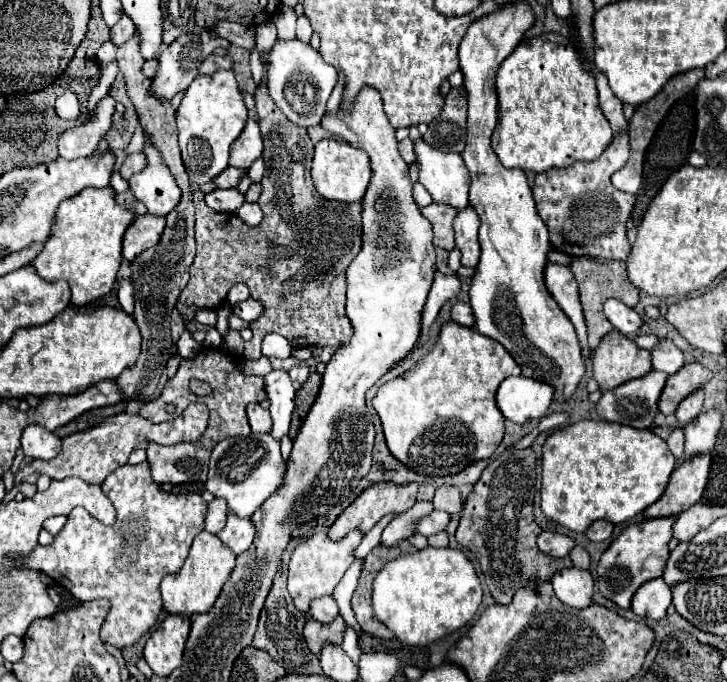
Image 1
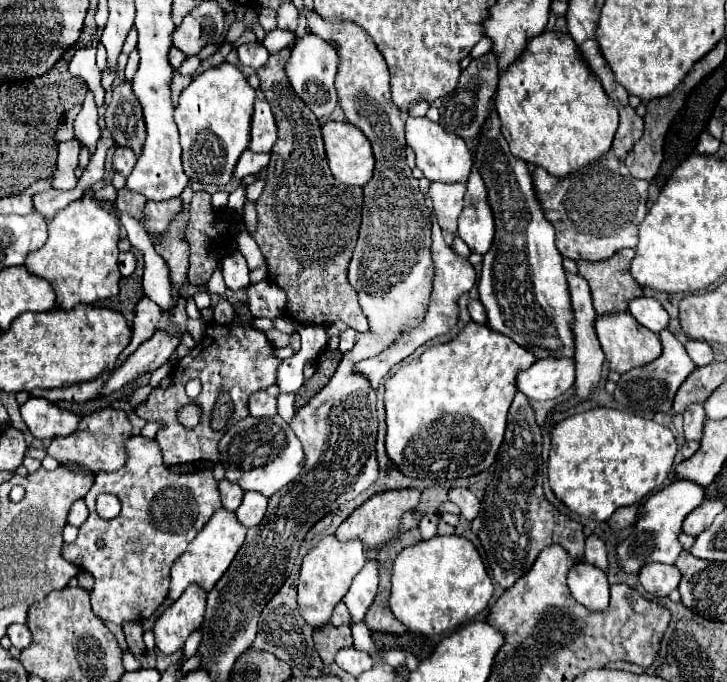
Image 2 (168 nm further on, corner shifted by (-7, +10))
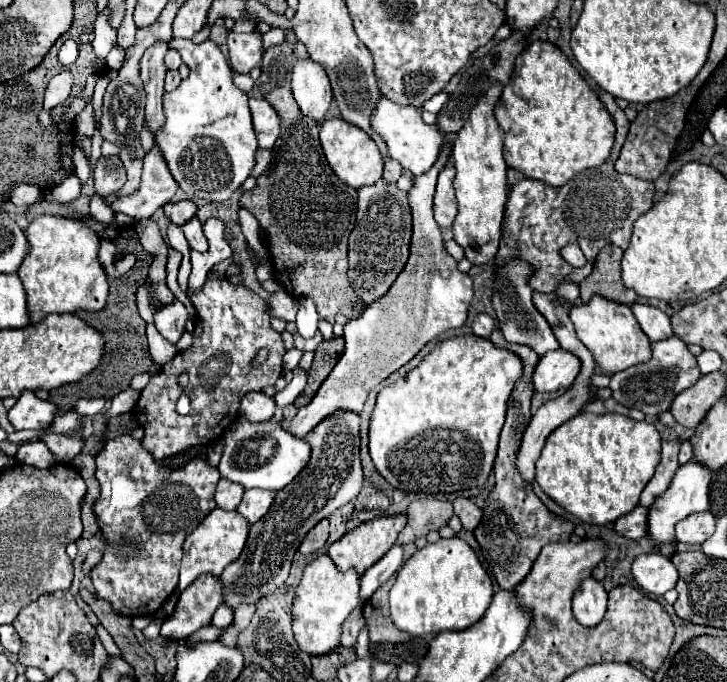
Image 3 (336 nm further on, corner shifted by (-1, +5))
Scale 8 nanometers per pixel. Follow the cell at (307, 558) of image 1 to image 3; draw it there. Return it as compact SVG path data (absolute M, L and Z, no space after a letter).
M320 555L306 565L292 607L294 639L302 651L306 651L308 655L324 655L326 651L332 651L340 645L340 627L344 619L354 609L362 607L358 589L360 575L356 571L338 571L338 567L328 555Z

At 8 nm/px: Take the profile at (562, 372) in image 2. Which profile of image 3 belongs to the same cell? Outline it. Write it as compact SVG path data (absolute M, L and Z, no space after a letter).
M564 349L548 351L540 357L534 371L534 391L562 393L568 389L580 371L580 359Z

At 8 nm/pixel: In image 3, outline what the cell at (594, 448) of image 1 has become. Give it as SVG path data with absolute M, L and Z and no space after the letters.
M578 413L554 429L546 439L544 451L536 463L536 481L548 497L552 497L574 517L592 525L614 523L614 519L626 515L634 509L634 505L638 505L642 489L654 477L654 471L660 463L660 441L660 433L652 423L634 421L616 413Z

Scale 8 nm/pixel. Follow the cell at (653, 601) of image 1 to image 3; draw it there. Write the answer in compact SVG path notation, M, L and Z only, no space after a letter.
M648 553L640 555L632 563L632 575L636 583L648 593L648 595L664 595L666 591L676 587L678 581L678 571L672 565L668 557L662 553Z

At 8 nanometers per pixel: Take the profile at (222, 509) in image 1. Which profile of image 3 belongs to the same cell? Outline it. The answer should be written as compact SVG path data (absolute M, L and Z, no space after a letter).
M220 479L216 487L216 503L224 511L234 511L242 501L242 493L244 493L242 485L232 483L228 479Z

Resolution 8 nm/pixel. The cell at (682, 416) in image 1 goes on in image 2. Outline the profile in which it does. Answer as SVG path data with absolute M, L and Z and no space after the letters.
M690 406L684 412L684 440L700 440L704 420L706 420L704 408L702 406Z

